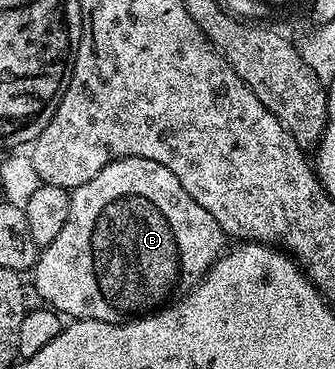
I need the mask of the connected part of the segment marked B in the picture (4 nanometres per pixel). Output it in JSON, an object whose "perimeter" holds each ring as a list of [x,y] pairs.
{"perimeter":[[[145,157],[113,161],[105,165],[97,177],[71,191],[69,217],[65,225],[61,225],[61,233],[38,252],[35,260],[35,291],[44,299],[40,300],[60,316],[126,323],[192,291],[223,254],[223,242],[223,230],[213,221],[213,213],[201,209],[201,205],[185,193],[185,185],[181,185],[165,165],[157,165],[157,161]]]}

